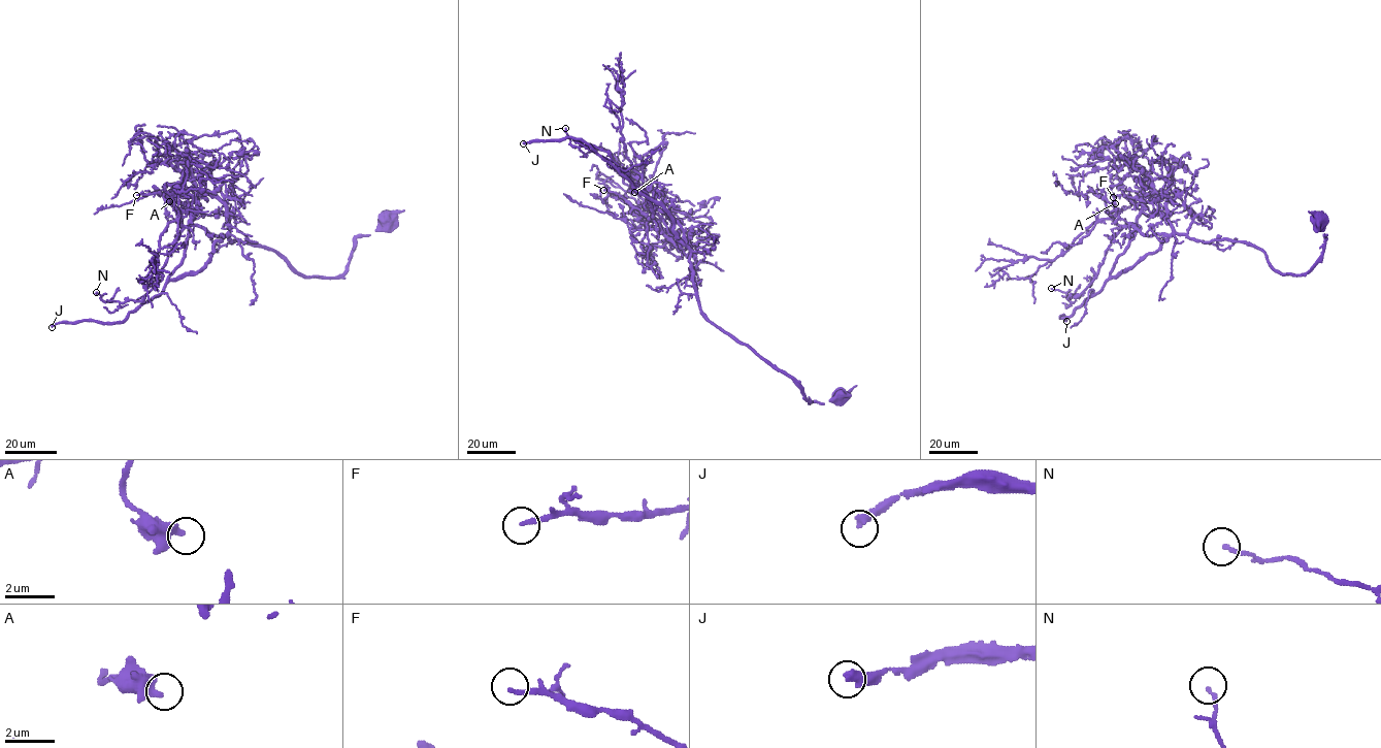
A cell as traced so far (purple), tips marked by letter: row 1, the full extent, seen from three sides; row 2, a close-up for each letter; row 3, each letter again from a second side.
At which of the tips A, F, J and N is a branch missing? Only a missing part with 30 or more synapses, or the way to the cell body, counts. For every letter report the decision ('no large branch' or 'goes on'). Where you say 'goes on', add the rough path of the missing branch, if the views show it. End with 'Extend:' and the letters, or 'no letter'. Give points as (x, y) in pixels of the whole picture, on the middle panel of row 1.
A: no large branch
F: no large branch
J: goes on
N: no large branch
Extend: J

